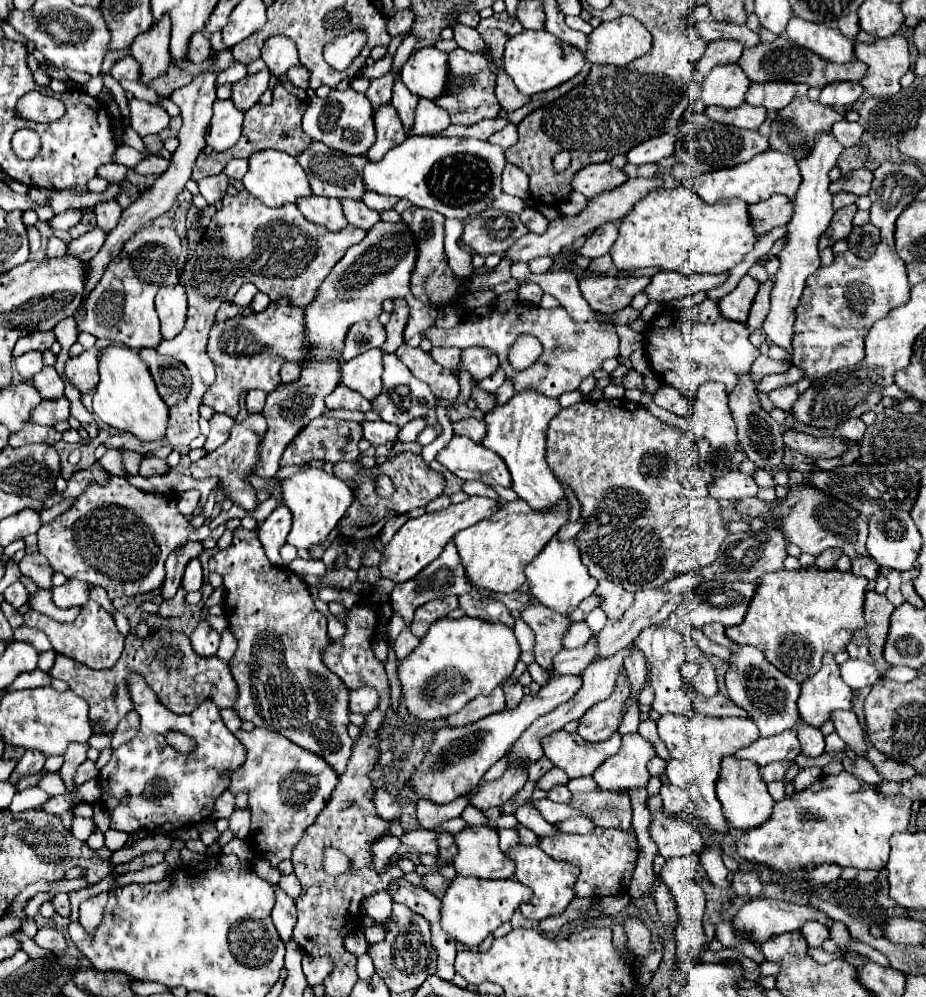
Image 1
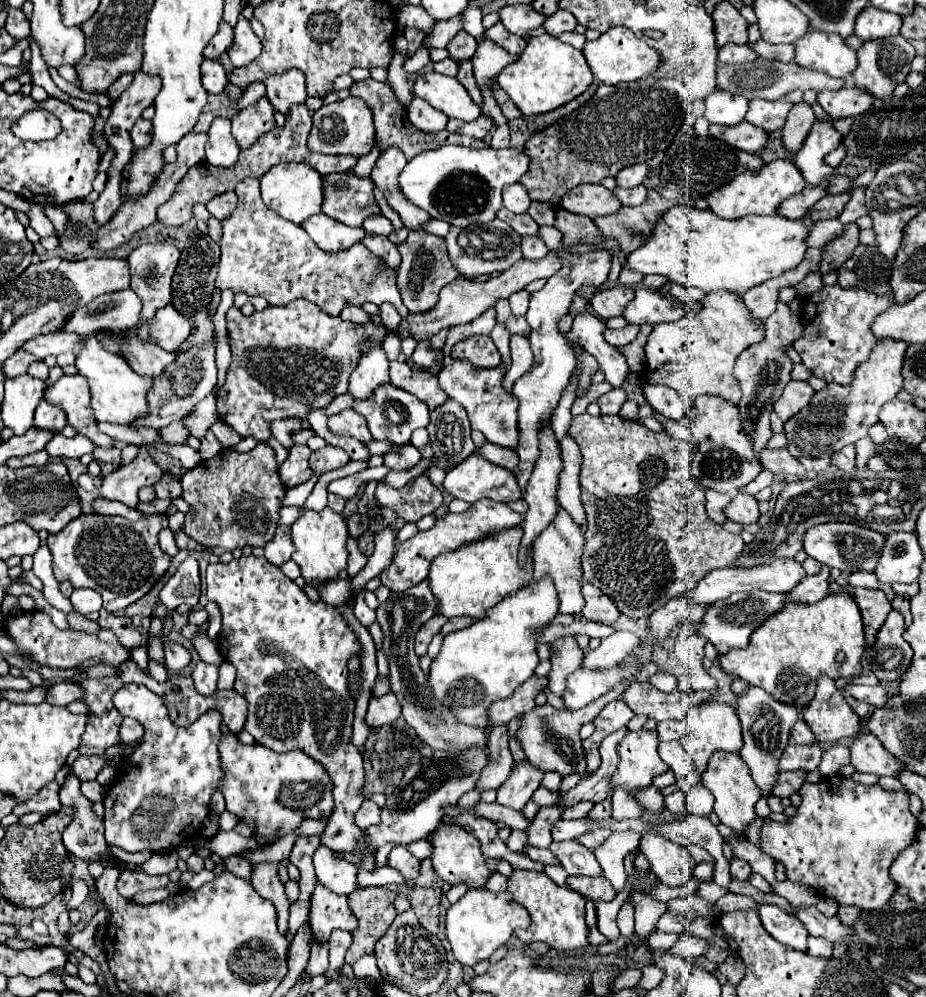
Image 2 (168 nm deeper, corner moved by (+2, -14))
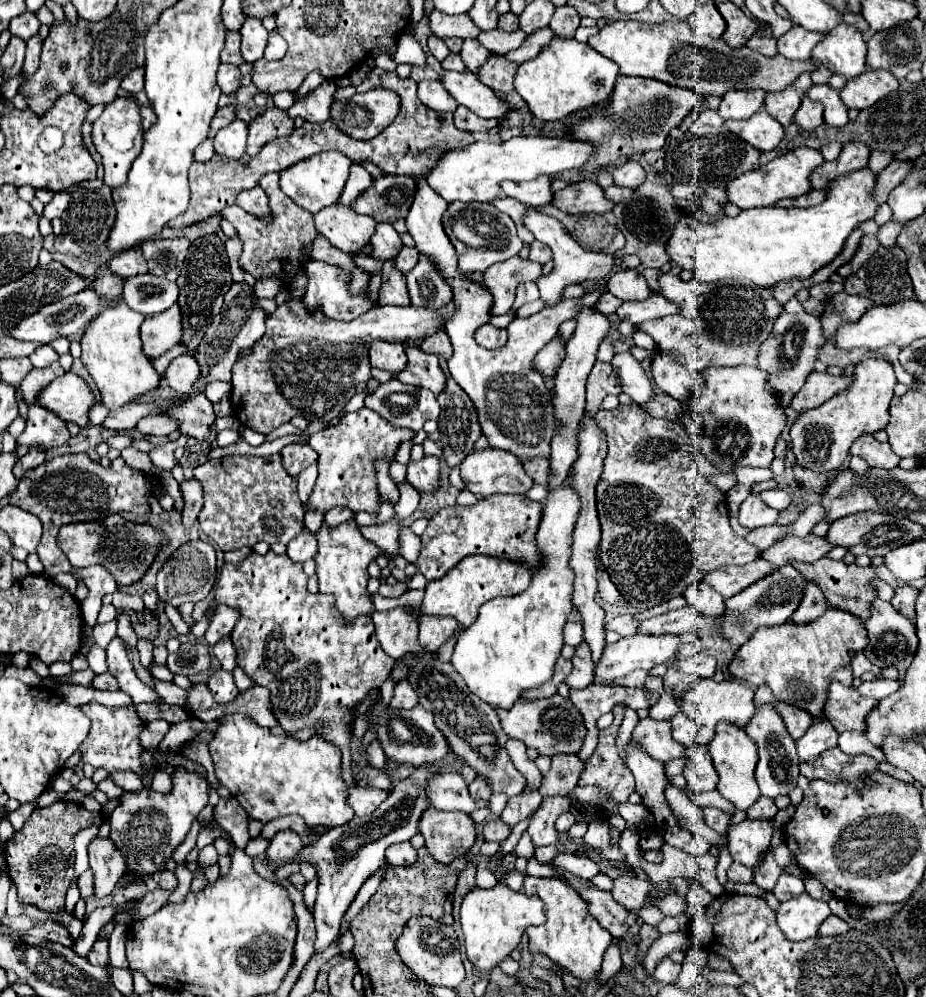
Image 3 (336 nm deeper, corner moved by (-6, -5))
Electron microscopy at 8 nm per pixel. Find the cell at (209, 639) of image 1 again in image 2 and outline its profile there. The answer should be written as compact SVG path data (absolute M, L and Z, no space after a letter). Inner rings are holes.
M199 662L193 670L193 682L197 692L203 696L211 696L217 690L217 676L219 676L219 670L215 664Z

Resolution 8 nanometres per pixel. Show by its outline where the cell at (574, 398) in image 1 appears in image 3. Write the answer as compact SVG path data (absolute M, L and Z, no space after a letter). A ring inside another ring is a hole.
M597 363L587 379L587 407L585 415L593 417L601 409L601 401L607 395L619 395L621 387L609 363Z

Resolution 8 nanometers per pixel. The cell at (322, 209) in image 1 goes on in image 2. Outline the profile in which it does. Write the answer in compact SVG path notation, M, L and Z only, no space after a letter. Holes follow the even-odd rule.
M315 214L307 218L301 226L311 236L311 240L325 252L349 250L353 244L365 238L363 228L351 228L327 214Z

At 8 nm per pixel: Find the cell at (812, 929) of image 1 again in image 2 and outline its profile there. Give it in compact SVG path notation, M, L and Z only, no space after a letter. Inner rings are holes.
M809 936L809 950L807 950L807 952L811 952L813 956L817 954L817 956L825 956L825 958L829 958L829 956L833 954L833 944L831 944L829 940L825 940L825 938Z

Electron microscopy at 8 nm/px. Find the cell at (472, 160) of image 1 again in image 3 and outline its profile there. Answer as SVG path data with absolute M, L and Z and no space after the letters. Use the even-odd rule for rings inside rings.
M513 137L503 143L475 141L471 145L445 151L437 159L437 165L427 173L427 183L447 203L491 203L499 197L501 181L529 181L539 175L553 175L565 169L581 167L591 153L593 147L589 143L569 141L565 137Z

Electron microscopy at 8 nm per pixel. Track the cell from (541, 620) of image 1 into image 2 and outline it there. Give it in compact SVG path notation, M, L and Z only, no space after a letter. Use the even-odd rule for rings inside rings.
M561 638L561 640L553 642L551 664L553 664L553 668L549 672L549 680L551 680L549 690L557 696L563 696L567 676L571 672L579 670L583 664L583 650L577 646L575 638Z

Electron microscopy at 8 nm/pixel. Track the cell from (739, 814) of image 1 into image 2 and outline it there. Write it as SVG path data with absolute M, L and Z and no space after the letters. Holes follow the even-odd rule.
M715 752L707 762L707 772L701 774L701 784L705 788L709 788L711 794L715 796L713 812L719 816L721 824L725 824L725 826L733 828L735 832L743 834L745 826L757 818L755 802L761 798L759 788L755 788L751 776L749 776L749 768L739 754Z

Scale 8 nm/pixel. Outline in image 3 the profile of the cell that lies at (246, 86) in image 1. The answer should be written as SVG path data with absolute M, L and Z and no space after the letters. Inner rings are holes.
M267 107L265 113L257 115L249 123L249 135L247 135L247 149L251 155L255 155L265 143L287 137L293 131L293 119L287 115L287 111L279 107Z

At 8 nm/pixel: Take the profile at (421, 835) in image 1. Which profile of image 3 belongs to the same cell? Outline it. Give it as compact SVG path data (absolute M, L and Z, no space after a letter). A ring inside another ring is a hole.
M409 841L407 843L397 843L397 845L387 849L385 859L391 865L411 865L417 859L417 851L413 849L413 845Z

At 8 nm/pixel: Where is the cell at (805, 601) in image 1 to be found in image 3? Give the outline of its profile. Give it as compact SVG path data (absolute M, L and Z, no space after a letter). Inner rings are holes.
M829 607L825 615L815 619L815 623L787 621L771 629L759 627L749 641L739 647L727 669L735 679L747 681L755 687L769 685L777 701L795 705L819 717L823 713L829 683L853 683L849 651L861 651L865 647L867 631L863 631L861 619L847 611L839 611L837 607Z

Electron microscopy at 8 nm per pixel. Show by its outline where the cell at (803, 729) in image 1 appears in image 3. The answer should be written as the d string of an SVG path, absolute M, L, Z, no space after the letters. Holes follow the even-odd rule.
M779 703L777 711L781 713L781 717L787 725L787 731L791 733L793 739L799 739L807 731L807 727L811 727L811 723L815 723L815 717L807 715L807 711L803 711L799 707L791 707L787 703Z

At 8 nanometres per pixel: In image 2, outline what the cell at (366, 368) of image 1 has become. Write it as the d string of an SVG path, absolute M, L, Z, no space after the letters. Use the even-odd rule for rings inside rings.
M371 348L361 356L357 368L351 374L349 392L355 400L365 400L373 394L375 388L387 384L389 380L389 358L383 348Z

